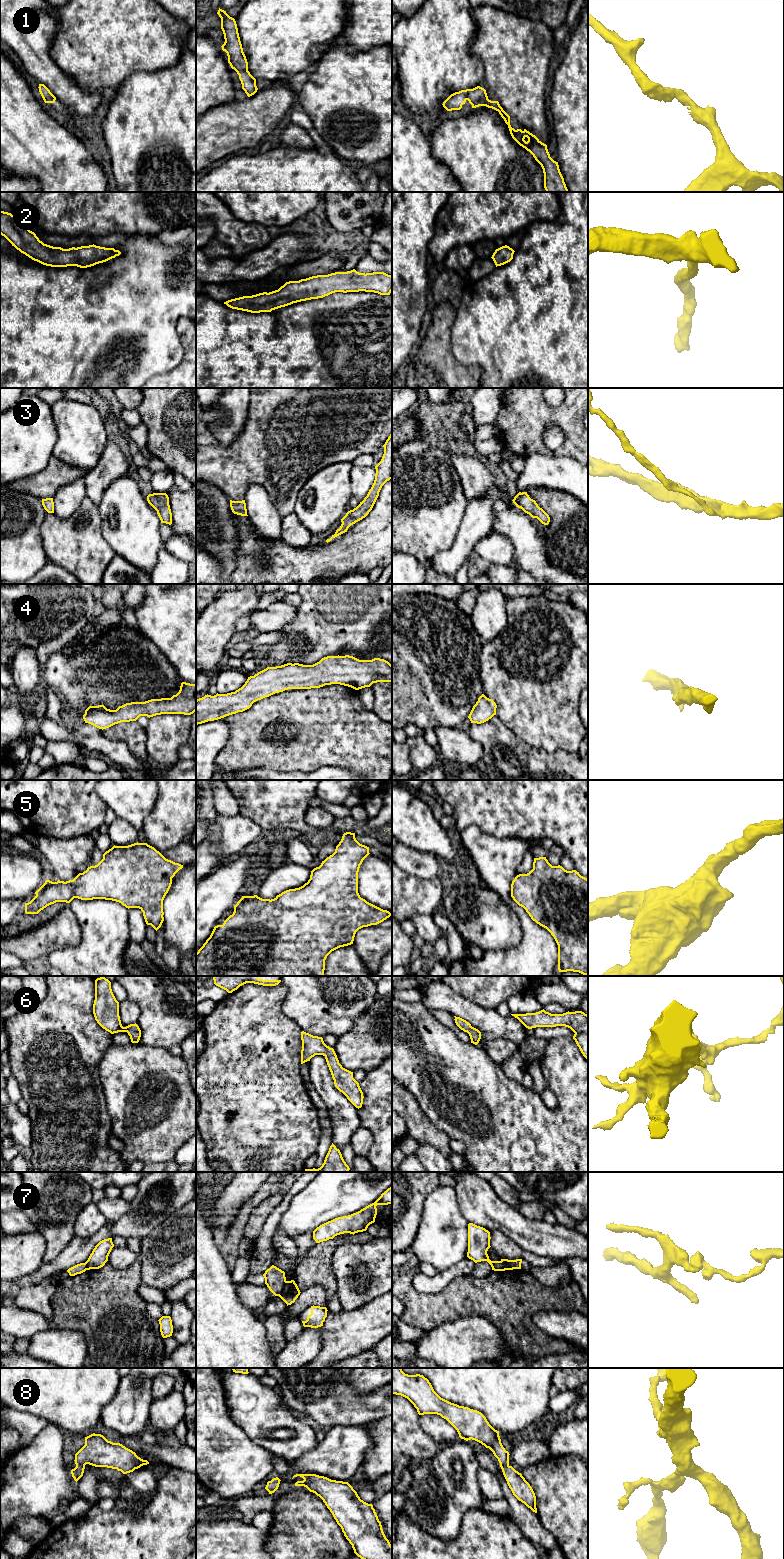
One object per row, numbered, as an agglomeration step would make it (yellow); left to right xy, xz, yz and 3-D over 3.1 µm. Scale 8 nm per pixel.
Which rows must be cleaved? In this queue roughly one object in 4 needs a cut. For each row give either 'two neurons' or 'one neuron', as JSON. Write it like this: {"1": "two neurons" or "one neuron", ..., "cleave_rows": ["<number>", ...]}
{"1": "one neuron", "2": "one neuron", "3": "one neuron", "4": "one neuron", "5": "one neuron", "6": "one neuron", "7": "two neurons", "8": "one neuron", "cleave_rows": ["7"]}

